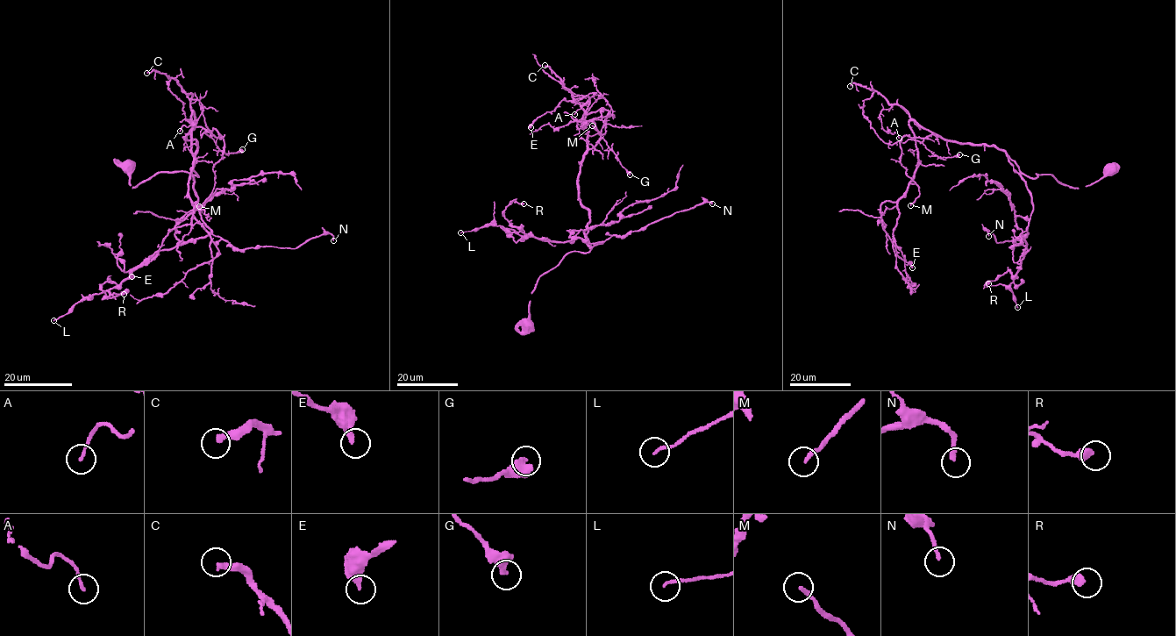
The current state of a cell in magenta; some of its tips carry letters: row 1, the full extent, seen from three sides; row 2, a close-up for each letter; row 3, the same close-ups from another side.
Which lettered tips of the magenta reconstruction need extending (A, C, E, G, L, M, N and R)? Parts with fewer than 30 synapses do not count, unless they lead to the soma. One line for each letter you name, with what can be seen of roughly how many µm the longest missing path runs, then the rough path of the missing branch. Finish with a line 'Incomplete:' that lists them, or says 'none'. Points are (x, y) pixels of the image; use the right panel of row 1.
C: missing 90 µm
N: missing 20 µm; course (988, 236), (983, 246), (965, 244), (958, 256)
Incomplete: C, N

